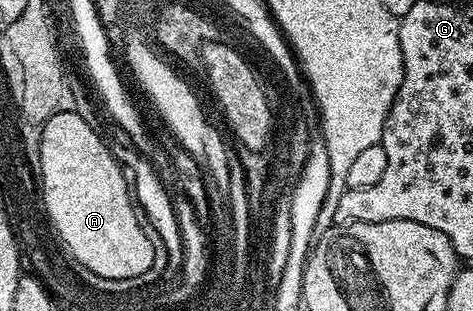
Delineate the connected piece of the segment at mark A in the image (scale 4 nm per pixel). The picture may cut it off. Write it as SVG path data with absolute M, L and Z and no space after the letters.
M78 112L56 114L56 118L46 123L40 142L40 166L42 197L50 222L75 265L81 266L99 281L136 278L152 266L154 247L143 230L140 230L140 223L136 222L136 204L132 199L131 185L124 178L106 143L98 137L96 130L92 130L92 126L88 126L88 122L84 122L84 118L80 118Z

